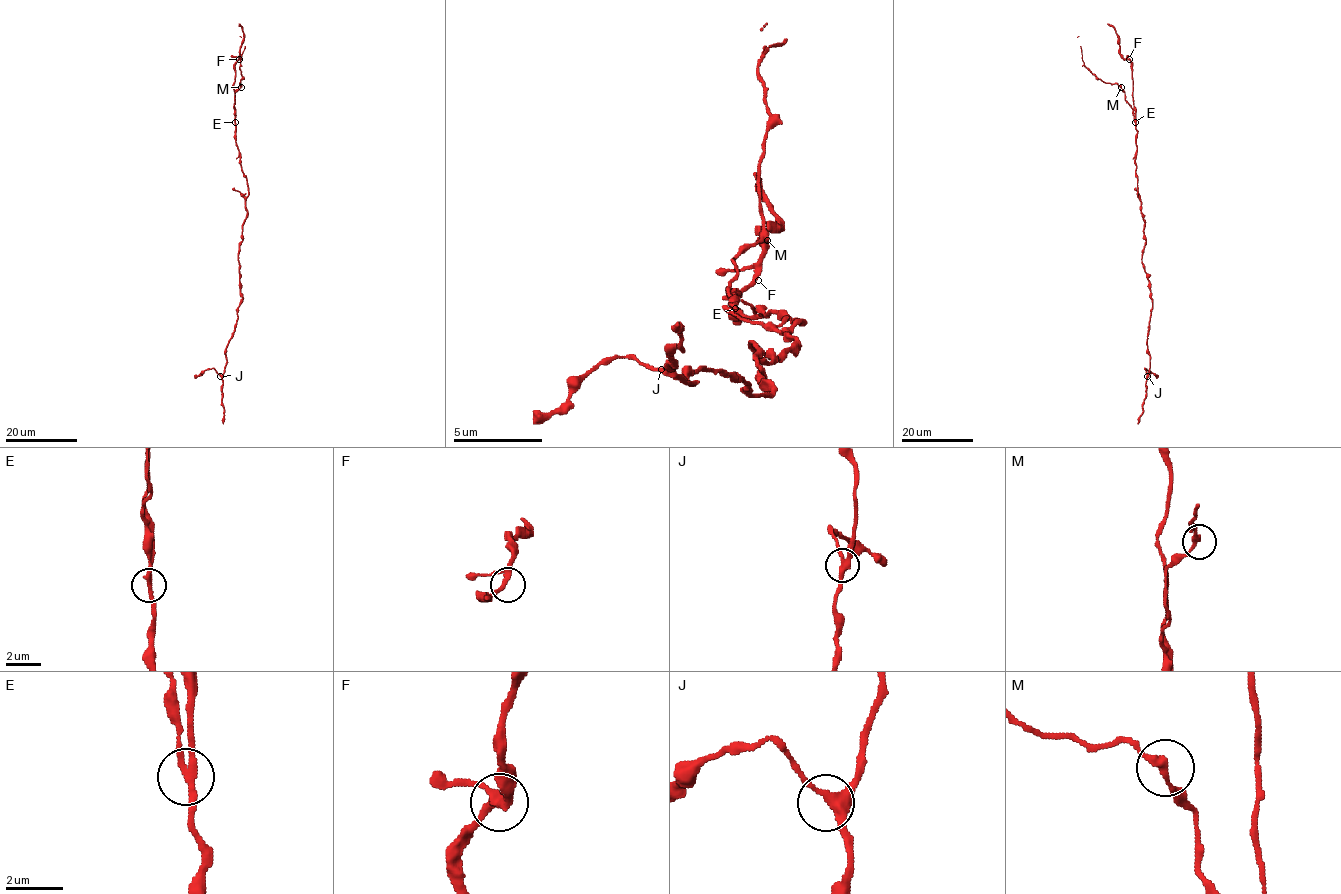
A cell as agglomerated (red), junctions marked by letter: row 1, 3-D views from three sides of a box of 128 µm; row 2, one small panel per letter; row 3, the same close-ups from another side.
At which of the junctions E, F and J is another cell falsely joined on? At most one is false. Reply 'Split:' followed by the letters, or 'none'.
Split: E

